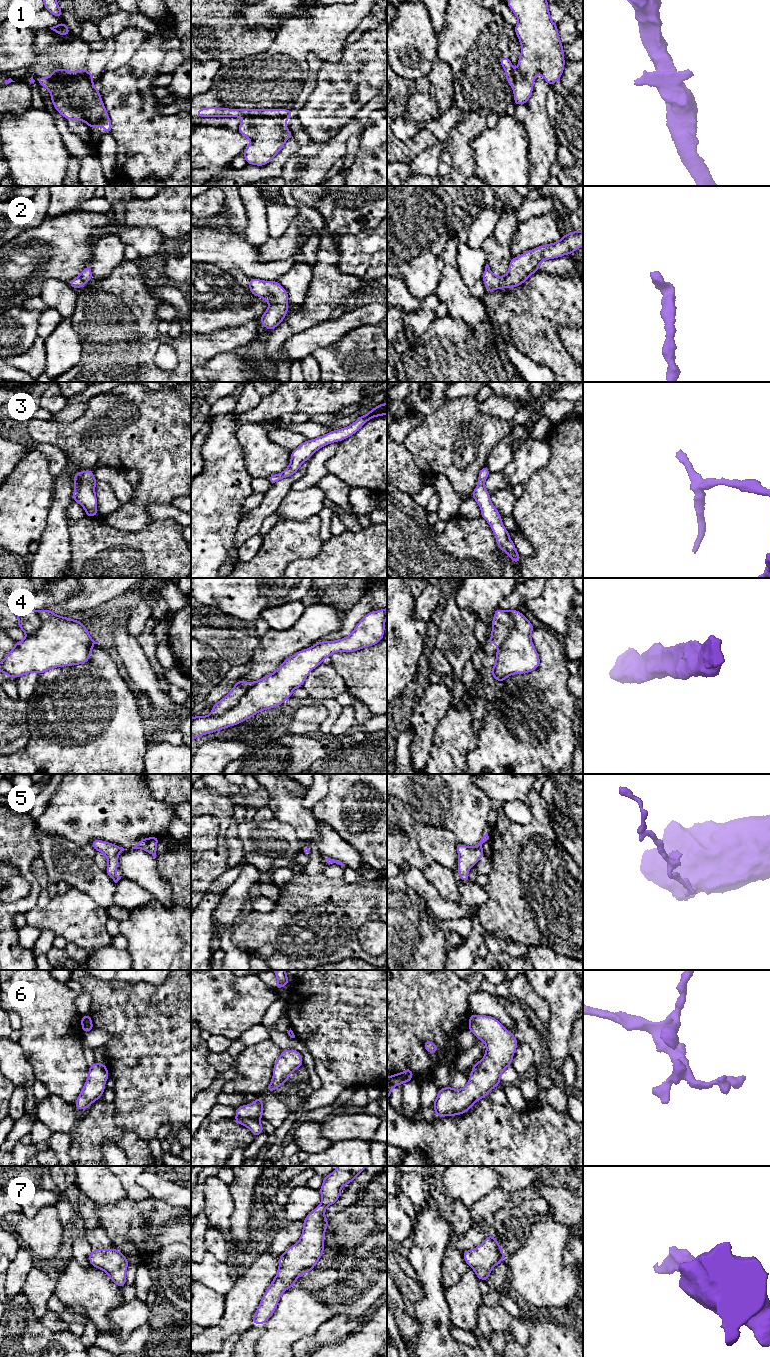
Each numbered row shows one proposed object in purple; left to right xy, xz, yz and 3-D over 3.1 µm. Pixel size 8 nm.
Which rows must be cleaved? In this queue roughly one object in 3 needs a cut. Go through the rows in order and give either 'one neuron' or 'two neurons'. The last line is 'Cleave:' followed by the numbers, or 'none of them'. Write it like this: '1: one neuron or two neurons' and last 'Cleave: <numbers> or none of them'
1: two neurons
2: one neuron
3: one neuron
4: two neurons
5: one neuron
6: one neuron
7: one neuron
Cleave: 1, 4

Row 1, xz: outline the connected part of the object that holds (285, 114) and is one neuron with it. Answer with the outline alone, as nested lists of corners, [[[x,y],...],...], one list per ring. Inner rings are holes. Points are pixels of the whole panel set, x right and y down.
[[[206,107],[196,111],[197,117],[280,117],[286,121],[293,114],[288,109],[229,109]]]

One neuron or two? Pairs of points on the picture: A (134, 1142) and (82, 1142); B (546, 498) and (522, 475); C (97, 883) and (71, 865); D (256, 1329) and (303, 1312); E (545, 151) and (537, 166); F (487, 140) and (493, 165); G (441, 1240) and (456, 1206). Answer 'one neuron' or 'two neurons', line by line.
A: one neuron
B: two neurons
C: one neuron
D: two neurons
E: one neuron
F: one neuron
G: two neurons

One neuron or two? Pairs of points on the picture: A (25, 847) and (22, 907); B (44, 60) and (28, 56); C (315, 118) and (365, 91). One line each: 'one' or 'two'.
A: one
B: two
C: one

